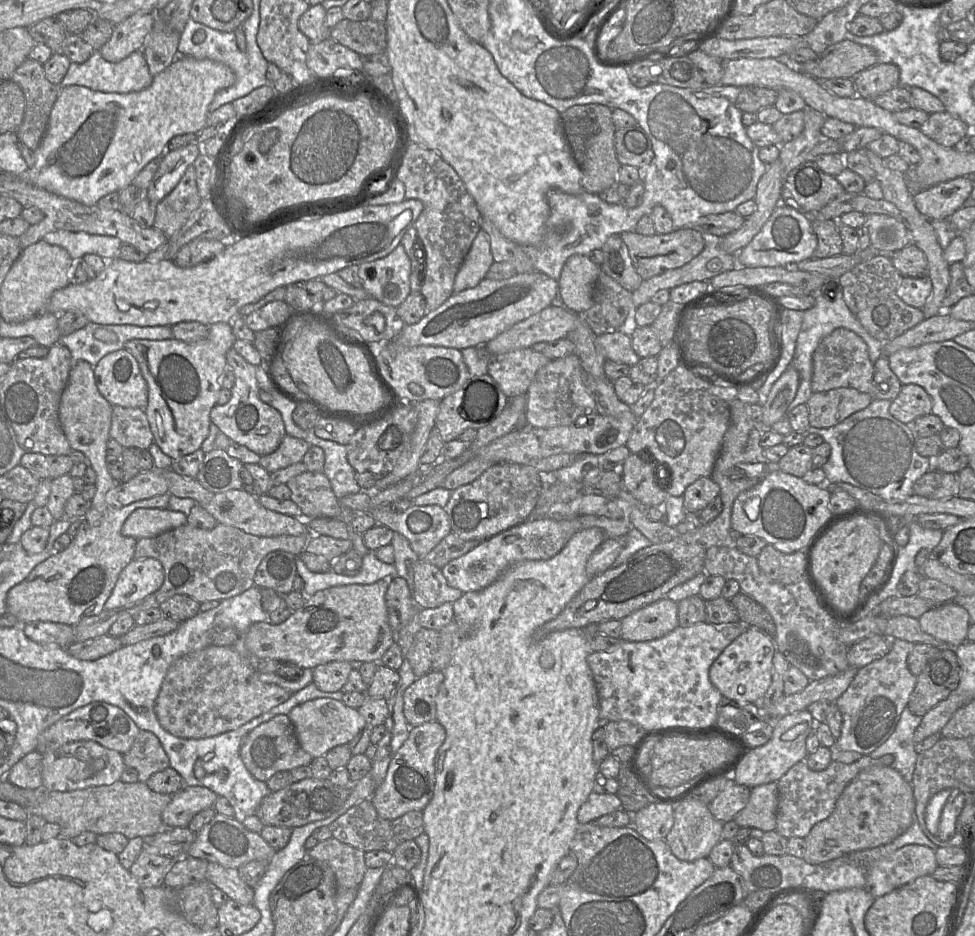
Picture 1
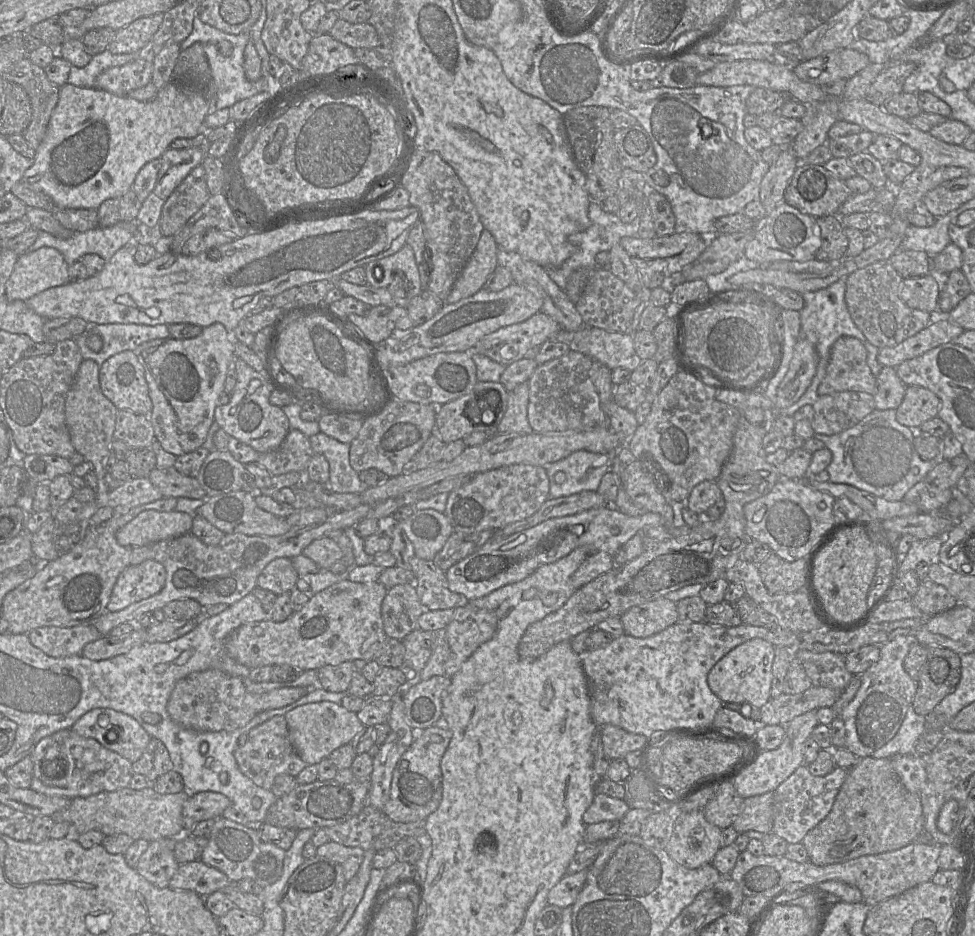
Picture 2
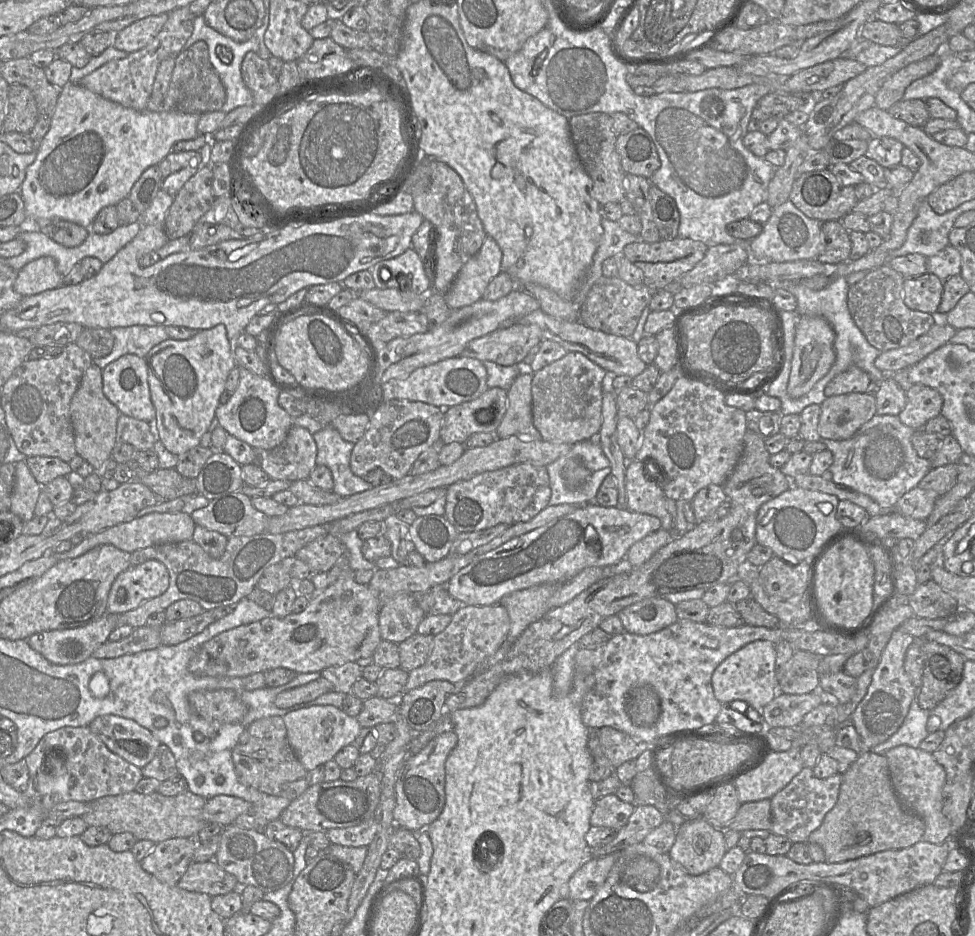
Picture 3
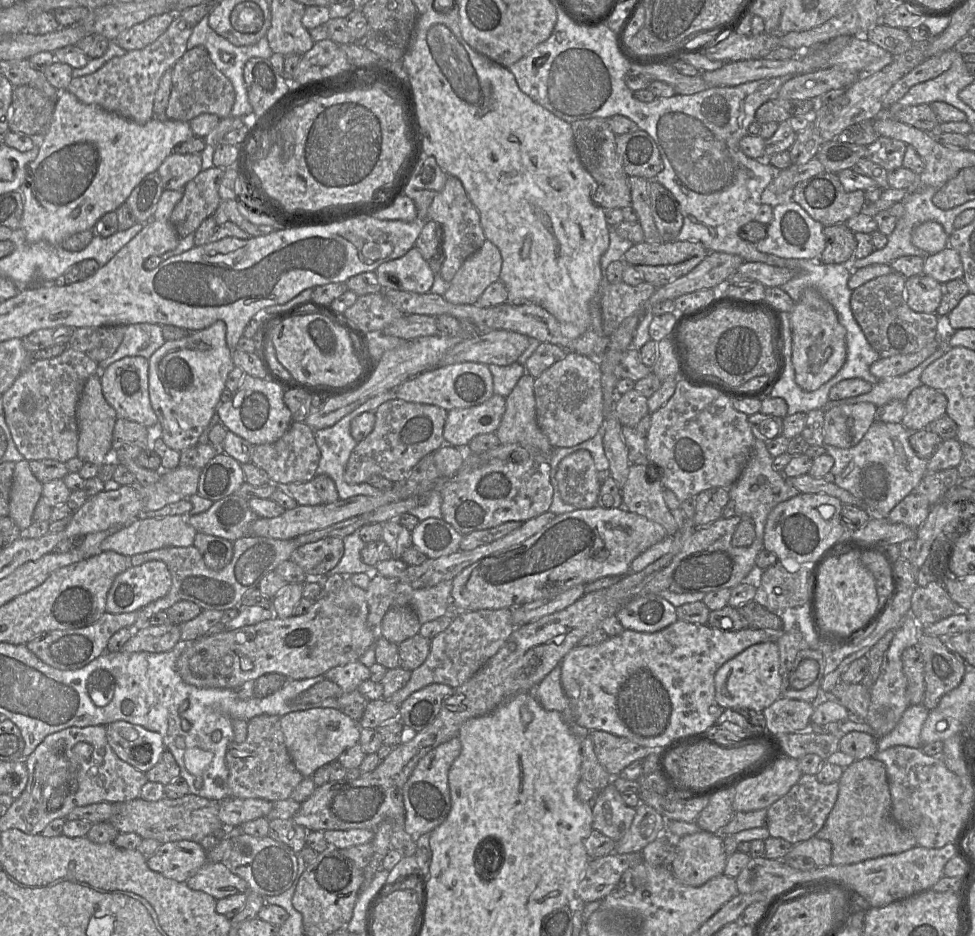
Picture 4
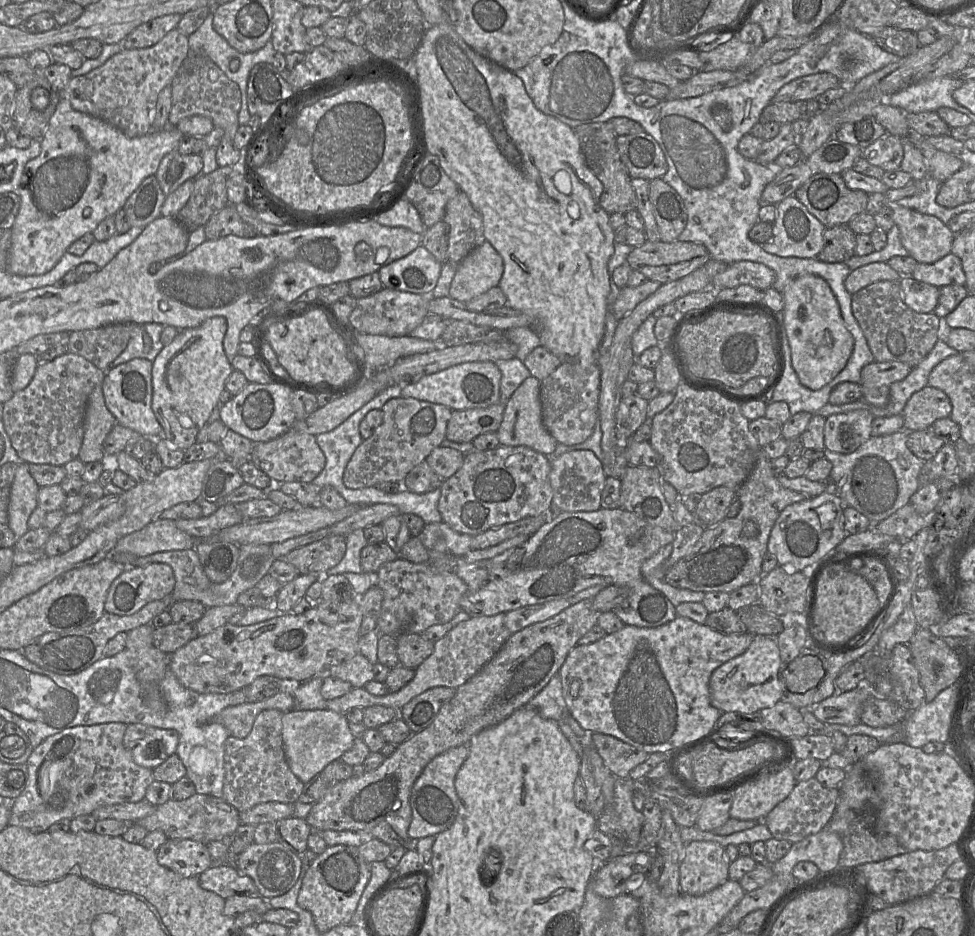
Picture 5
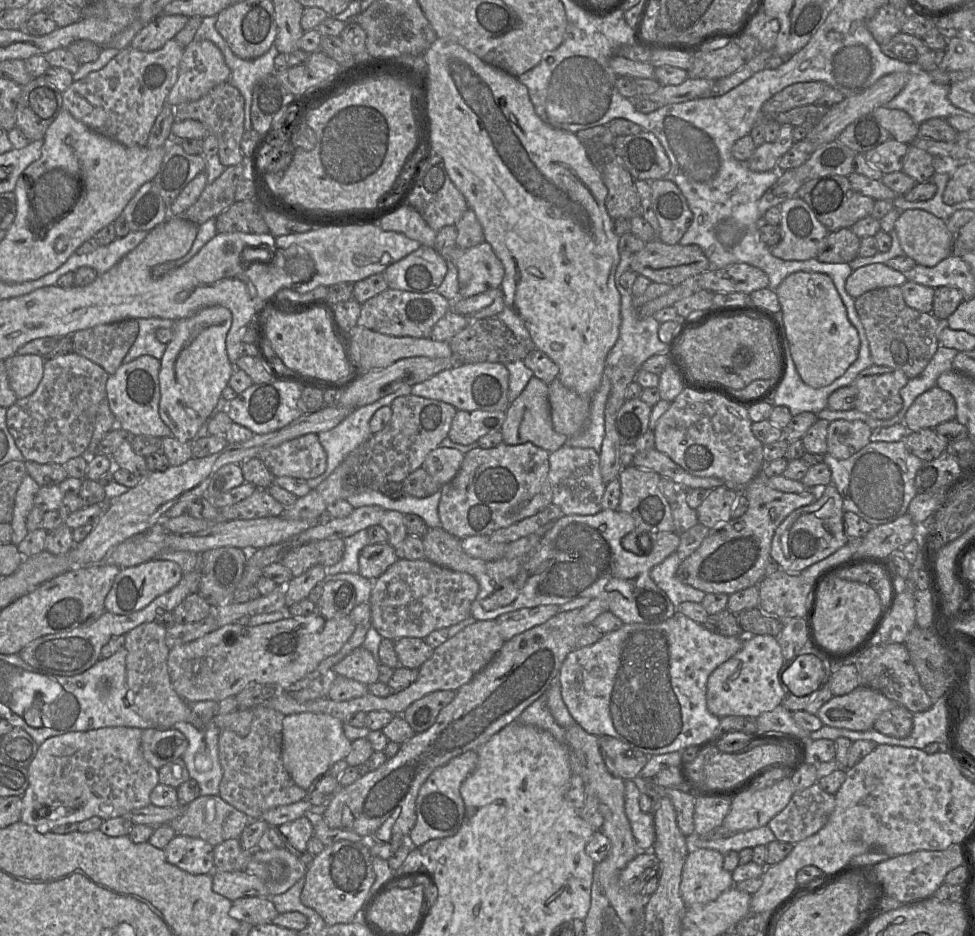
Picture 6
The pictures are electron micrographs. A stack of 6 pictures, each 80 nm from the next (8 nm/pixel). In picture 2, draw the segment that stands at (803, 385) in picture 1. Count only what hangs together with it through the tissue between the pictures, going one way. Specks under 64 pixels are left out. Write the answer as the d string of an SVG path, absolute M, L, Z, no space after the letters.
M839 279L830 286L820 289L814 292L805 292L802 294L804 299L804 307L800 312L800 327L801 327L801 337L809 340L815 347L816 353L818 355L818 364L816 367L816 373L811 381L811 384L804 392L804 394L790 407L775 412L775 419L777 416L790 416L792 417L796 411L798 411L804 405L813 405L818 399L817 389L825 377L826 368L830 359L830 352L835 341L841 336L851 336L857 338L862 342L867 350L867 364L872 372L872 374L877 377L881 371L881 366L878 363L877 355L879 348L872 345L861 332L861 330L853 322L846 302L845 302L845 289L846 282L845 279Z

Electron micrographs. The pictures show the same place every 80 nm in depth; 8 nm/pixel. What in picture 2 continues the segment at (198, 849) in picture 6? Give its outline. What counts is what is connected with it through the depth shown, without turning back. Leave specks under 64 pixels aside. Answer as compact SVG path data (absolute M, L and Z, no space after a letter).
M176 838L151 841L139 858L136 871L157 888L169 887L170 880L180 866L174 855L175 845Z

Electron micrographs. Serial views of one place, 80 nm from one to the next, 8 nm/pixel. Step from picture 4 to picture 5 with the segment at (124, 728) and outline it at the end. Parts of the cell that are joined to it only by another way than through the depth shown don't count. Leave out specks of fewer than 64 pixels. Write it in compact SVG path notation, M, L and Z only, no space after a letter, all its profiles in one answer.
M128 724L123 737L124 747L131 753L134 762L144 768L154 769L168 757L176 754L179 734L175 730L160 729L144 724Z

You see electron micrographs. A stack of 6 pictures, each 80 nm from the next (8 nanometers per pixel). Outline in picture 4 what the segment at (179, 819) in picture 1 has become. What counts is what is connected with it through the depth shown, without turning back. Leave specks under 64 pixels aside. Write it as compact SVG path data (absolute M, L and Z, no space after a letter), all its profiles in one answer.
M228 797L219 802L218 816L226 828L239 827L245 822L267 817L272 809L270 801L258 798Z

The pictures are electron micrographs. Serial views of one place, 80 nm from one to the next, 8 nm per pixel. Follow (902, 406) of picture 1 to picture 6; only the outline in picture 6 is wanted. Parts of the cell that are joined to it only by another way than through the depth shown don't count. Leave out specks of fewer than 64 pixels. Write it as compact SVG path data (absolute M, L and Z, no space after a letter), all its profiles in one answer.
M938 386L919 395L905 415L908 432L935 429L941 423L956 418L956 403L953 396Z

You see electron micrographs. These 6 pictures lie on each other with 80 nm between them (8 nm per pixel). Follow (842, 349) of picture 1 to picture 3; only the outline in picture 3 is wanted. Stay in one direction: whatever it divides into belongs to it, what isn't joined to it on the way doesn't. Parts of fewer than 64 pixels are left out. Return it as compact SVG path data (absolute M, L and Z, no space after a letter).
M851 366L835 376L824 389L826 397L847 393L875 394L875 383L865 371L857 366Z

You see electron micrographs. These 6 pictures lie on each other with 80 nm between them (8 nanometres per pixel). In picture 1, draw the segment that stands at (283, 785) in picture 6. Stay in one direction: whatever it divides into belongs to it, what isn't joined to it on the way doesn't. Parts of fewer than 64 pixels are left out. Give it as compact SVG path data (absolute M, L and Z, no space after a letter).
M276 715L250 731L241 742L240 755L247 770L265 783L277 772L309 765L314 759L301 748L288 715Z

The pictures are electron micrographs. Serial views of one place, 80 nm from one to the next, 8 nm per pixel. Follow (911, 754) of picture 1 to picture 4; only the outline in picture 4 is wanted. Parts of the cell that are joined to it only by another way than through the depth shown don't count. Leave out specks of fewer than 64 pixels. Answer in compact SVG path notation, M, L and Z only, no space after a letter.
M922 703L909 705L894 729L877 739L877 750L883 751L896 745L922 749L926 744L922 744L920 733L928 714L929 710Z

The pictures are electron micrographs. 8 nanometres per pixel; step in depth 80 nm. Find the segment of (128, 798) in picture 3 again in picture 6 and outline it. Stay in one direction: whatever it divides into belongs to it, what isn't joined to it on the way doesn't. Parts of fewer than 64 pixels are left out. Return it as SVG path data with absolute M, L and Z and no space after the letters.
M200 795L189 804L181 806L183 809L180 816L169 823L175 834L200 838L214 847L225 840L239 839L245 827L254 821L245 813L225 802L219 795Z

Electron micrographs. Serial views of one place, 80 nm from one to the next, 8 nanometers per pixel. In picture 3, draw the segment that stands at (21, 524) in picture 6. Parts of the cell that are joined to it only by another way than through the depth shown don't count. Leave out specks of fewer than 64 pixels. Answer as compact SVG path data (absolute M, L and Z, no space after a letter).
M26 461L15 463L10 511L18 515L24 522L32 520L35 517L34 511L42 488L33 477Z

